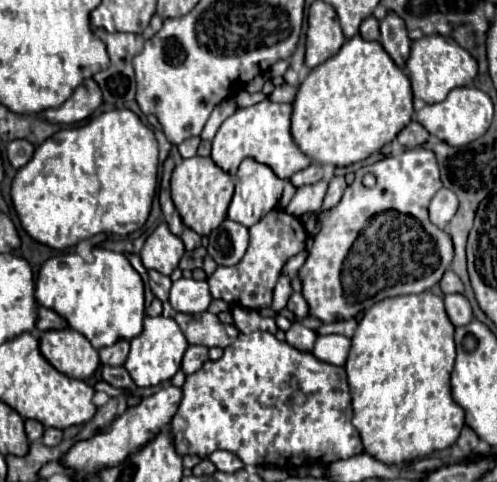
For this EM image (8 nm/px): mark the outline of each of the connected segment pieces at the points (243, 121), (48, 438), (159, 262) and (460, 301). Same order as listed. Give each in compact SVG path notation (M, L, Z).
M264 100L250 108L236 110L230 118L224 120L212 140L212 160L230 176L236 174L244 158L254 158L256 162L270 166L278 178L290 178L292 174L312 164L312 160L292 140L290 116L292 104L276 104L272 100Z
M46 428L44 430L44 436L42 436L42 442L46 446L58 446L62 440L62 432L58 428Z
M160 222L158 228L146 238L142 250L140 250L140 258L142 264L150 270L158 270L160 274L170 276L172 270L178 266L180 258L184 254L184 244L178 236L174 236L168 230L166 222Z
M446 294L444 304L446 304L446 312L454 326L466 326L472 322L474 316L472 316L472 308L470 308L470 302L466 300L466 296Z

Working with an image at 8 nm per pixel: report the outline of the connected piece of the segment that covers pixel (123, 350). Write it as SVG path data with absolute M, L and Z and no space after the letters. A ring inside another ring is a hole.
M118 340L114 346L108 346L108 348L100 350L100 360L102 360L102 364L122 366L128 358L128 352L130 352L130 342L128 340Z

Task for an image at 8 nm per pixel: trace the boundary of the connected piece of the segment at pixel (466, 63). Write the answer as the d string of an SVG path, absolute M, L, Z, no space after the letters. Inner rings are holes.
M440 34L422 36L420 40L412 42L412 52L406 62L406 68L410 74L414 96L422 98L426 104L442 102L446 94L458 86L470 86L478 72L478 64L472 58L472 54L462 46L458 46L452 38Z

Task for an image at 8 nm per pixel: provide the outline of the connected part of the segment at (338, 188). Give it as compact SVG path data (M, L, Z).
M332 176L330 184L328 184L328 192L326 192L324 208L322 208L322 210L328 210L330 206L334 206L334 204L342 198L344 188L346 188L346 180L344 180L344 176Z

